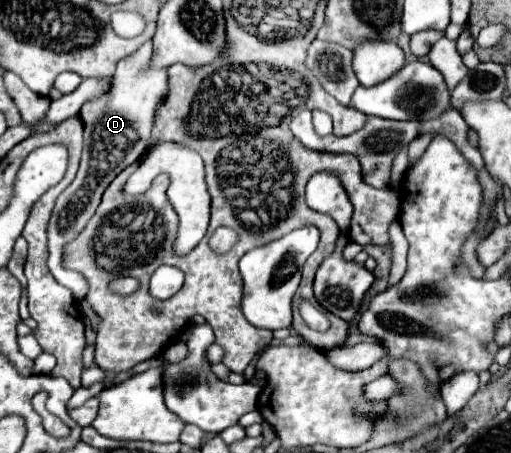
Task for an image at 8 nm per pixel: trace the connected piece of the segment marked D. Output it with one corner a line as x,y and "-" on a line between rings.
139,49
135,55
127,59
129,61
125,61
125,69
121,63
121,69
115,75
113,87
101,97
87,101
81,107
81,113
85,113
81,115
83,127
85,127
85,135
83,135
85,145
83,145
81,165
79,165
75,181
59,195
53,217
49,221
49,269
53,277
63,283
63,286
68,287
74,298
79,301
86,297
88,284
85,277
81,277
81,273
65,269
63,265
65,245
73,241
77,233
81,233
81,229
85,229
97,205
101,203
101,195
109,187
109,183
127,165
139,161
147,153
157,109
165,101
167,91
169,91
167,69
151,69
151,67
147,69
149,53
145,55
143,49

